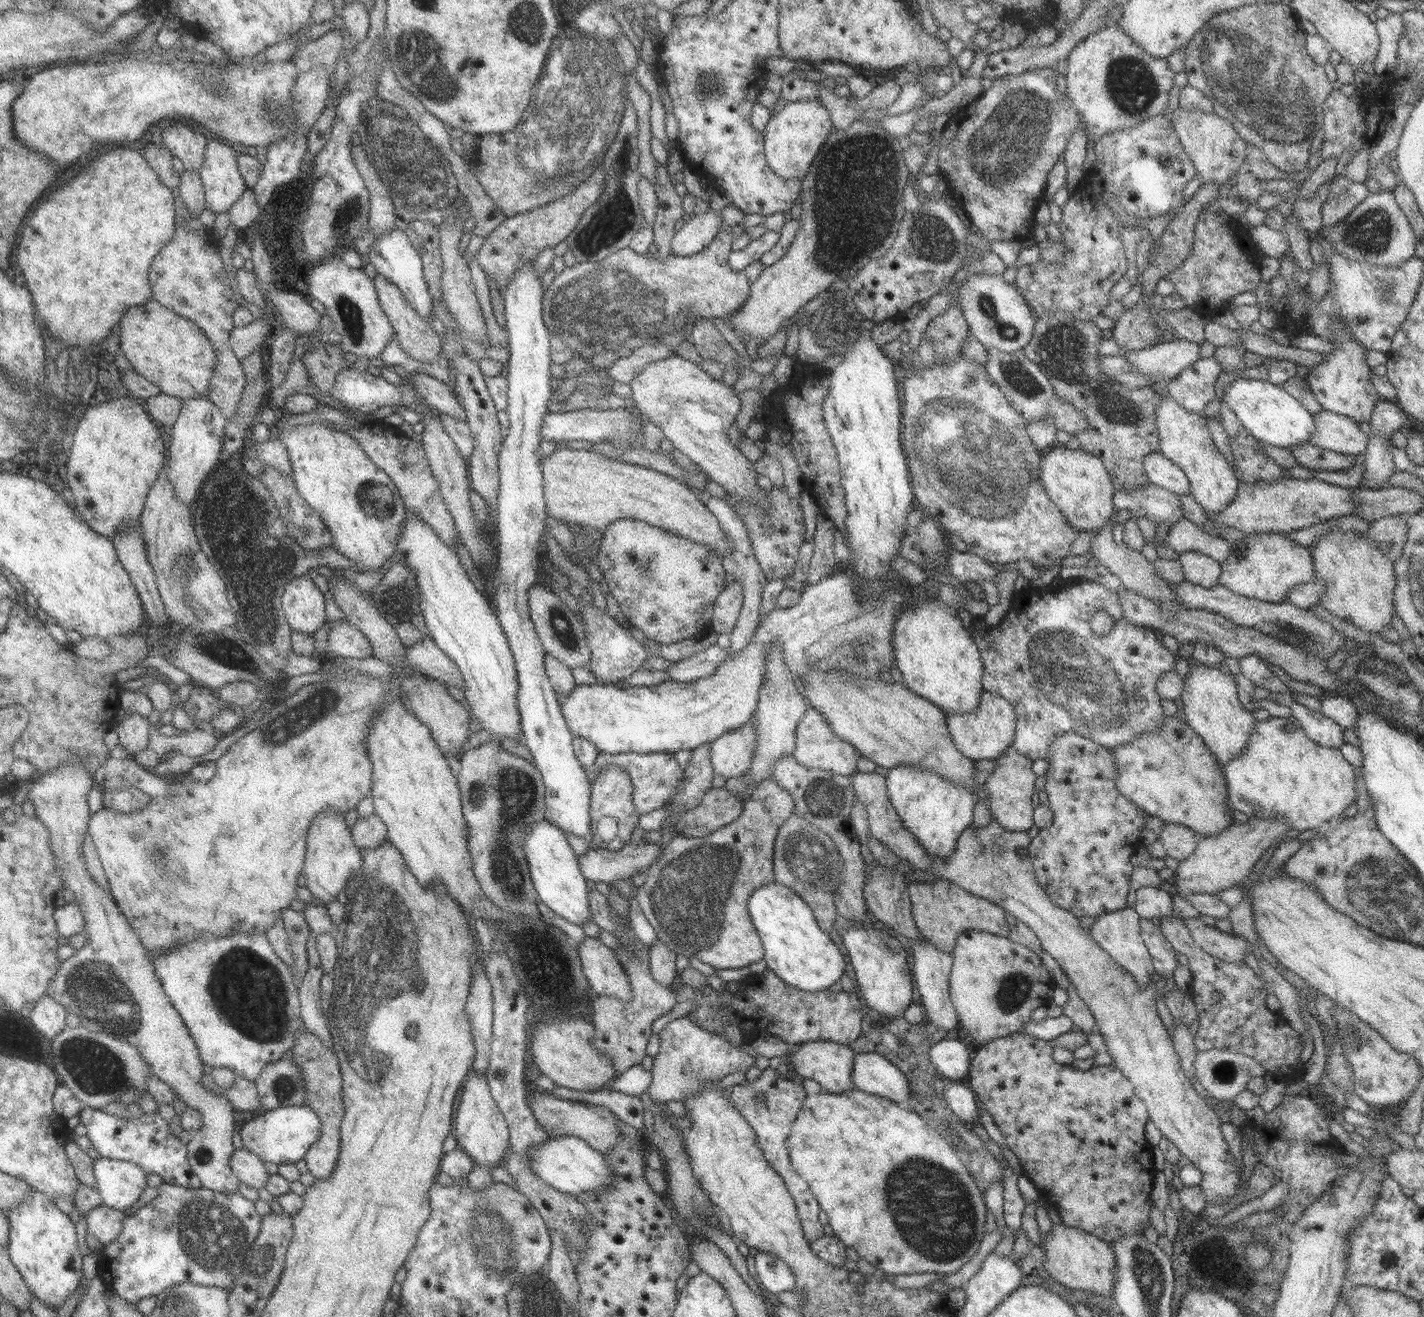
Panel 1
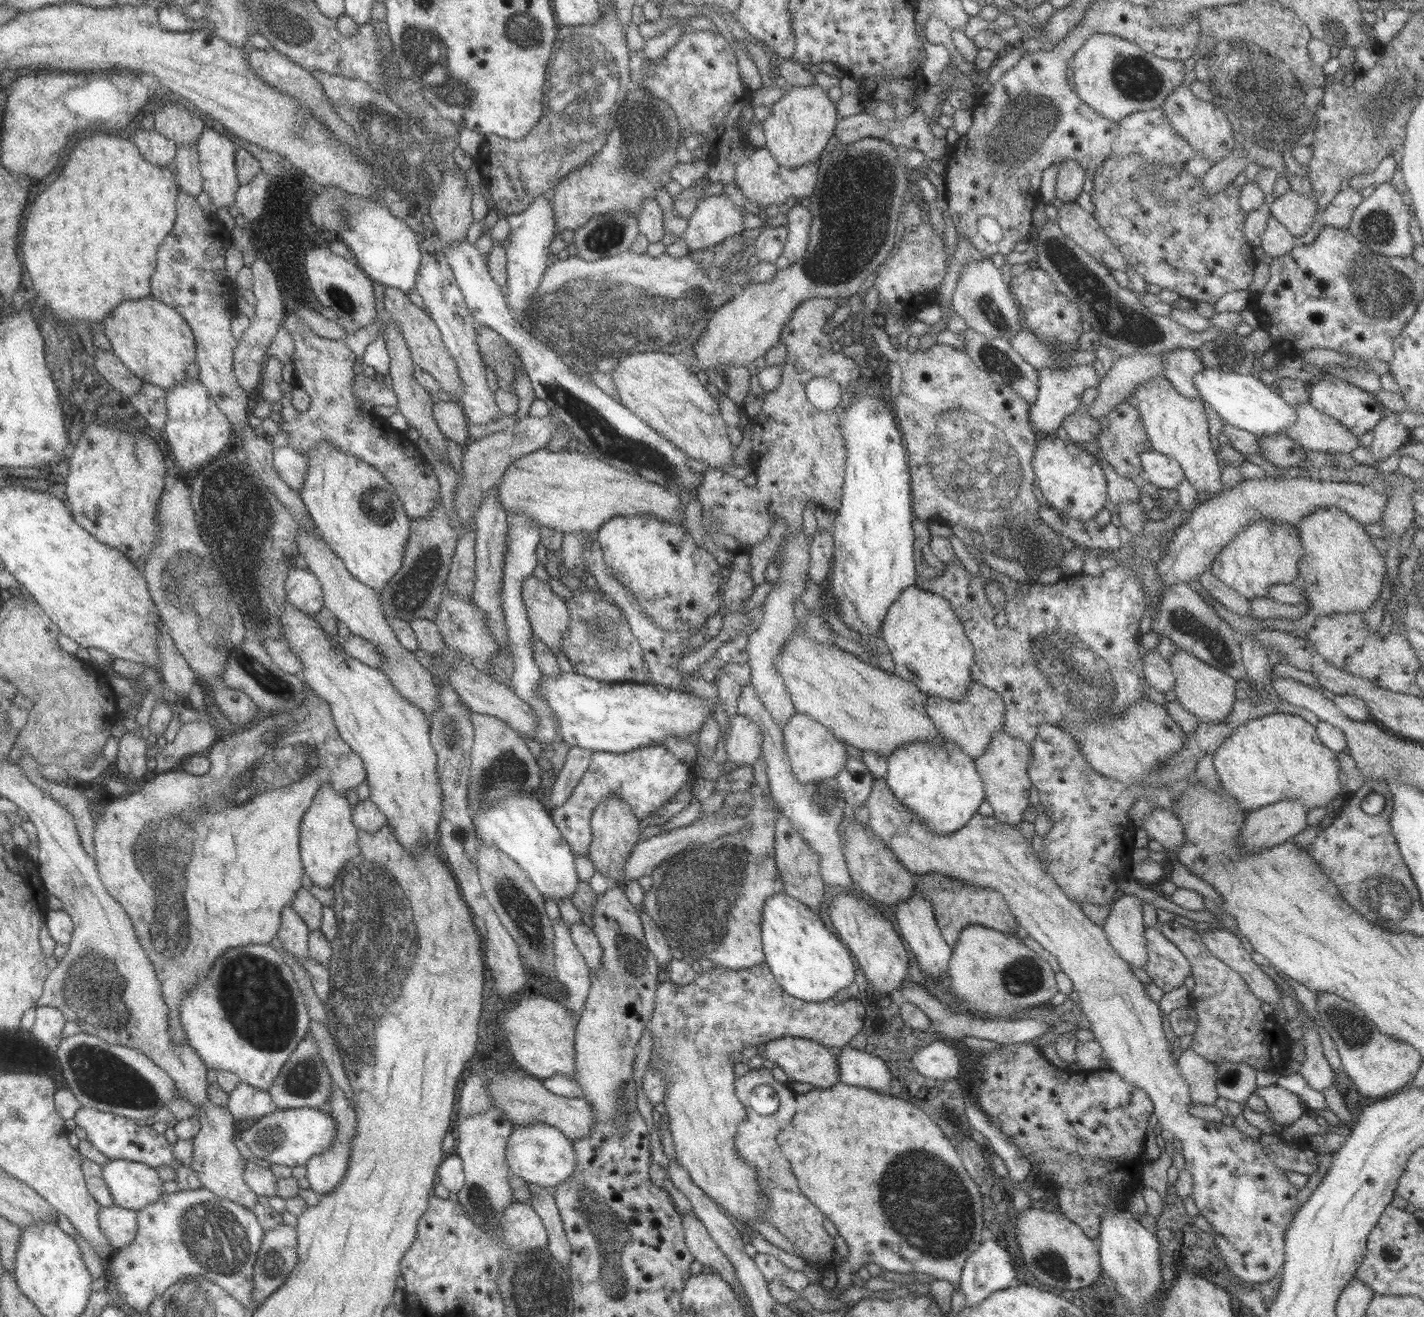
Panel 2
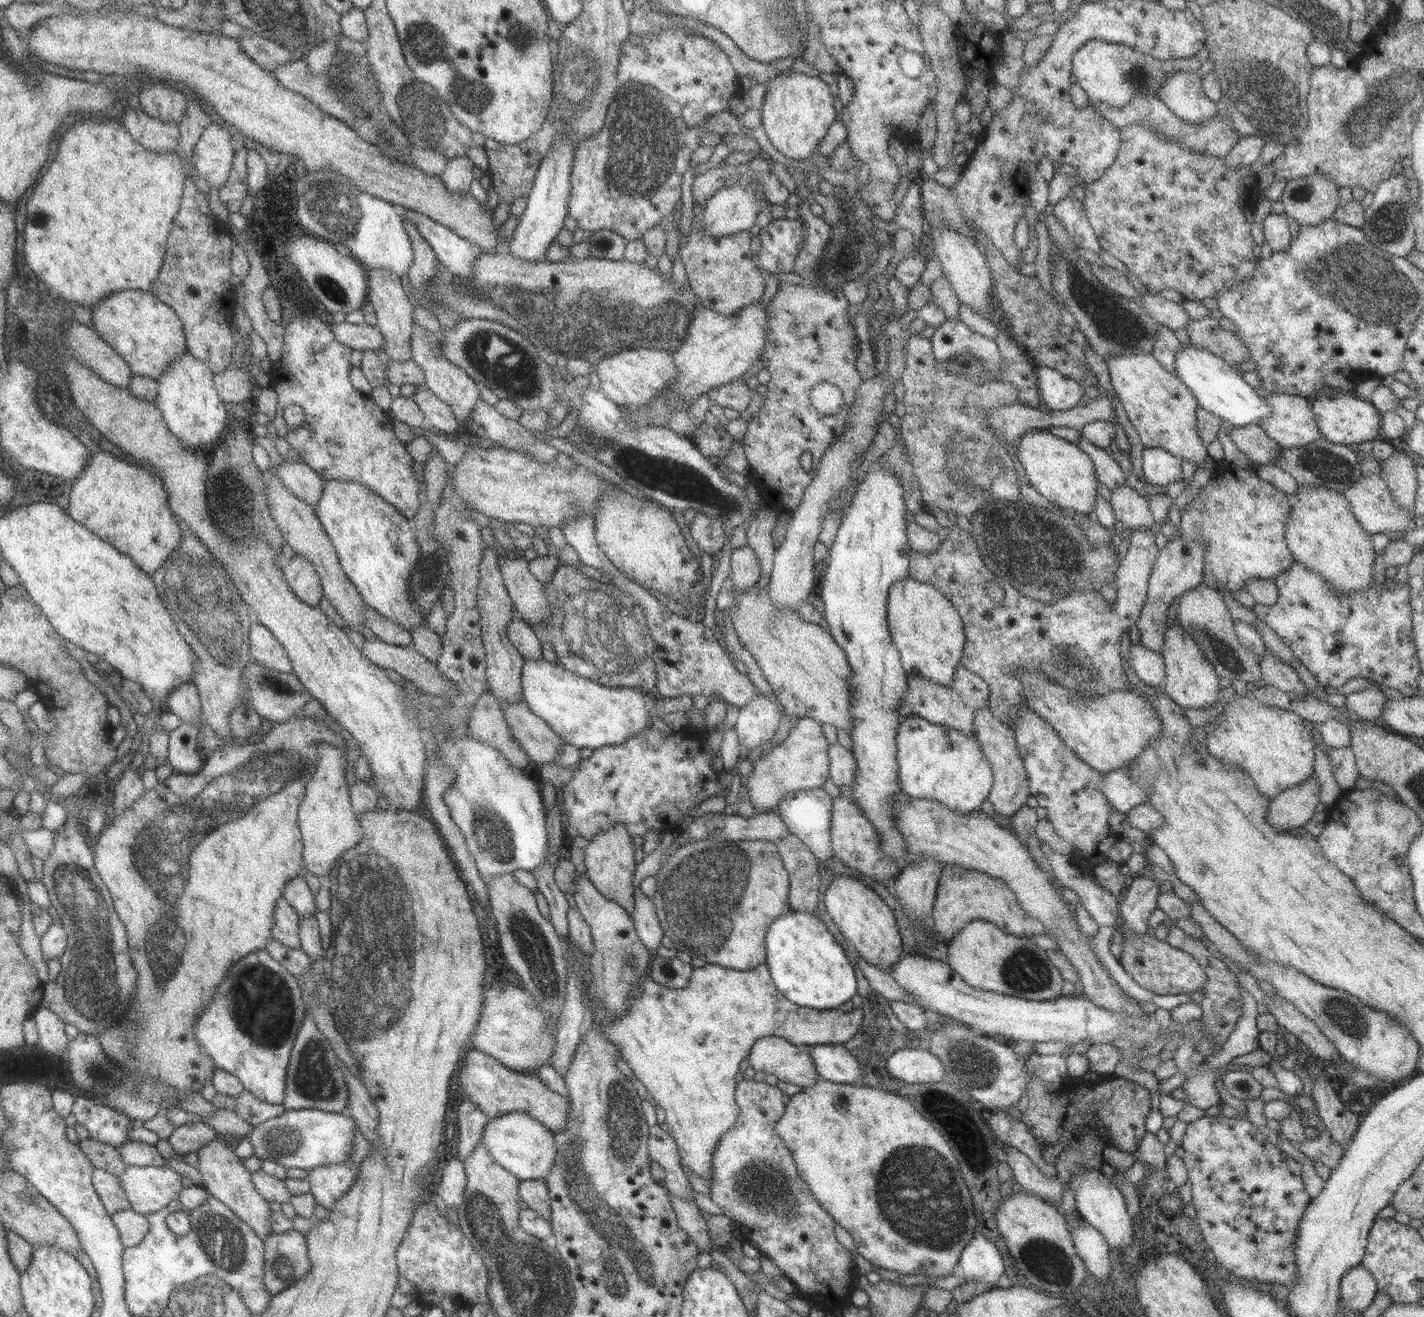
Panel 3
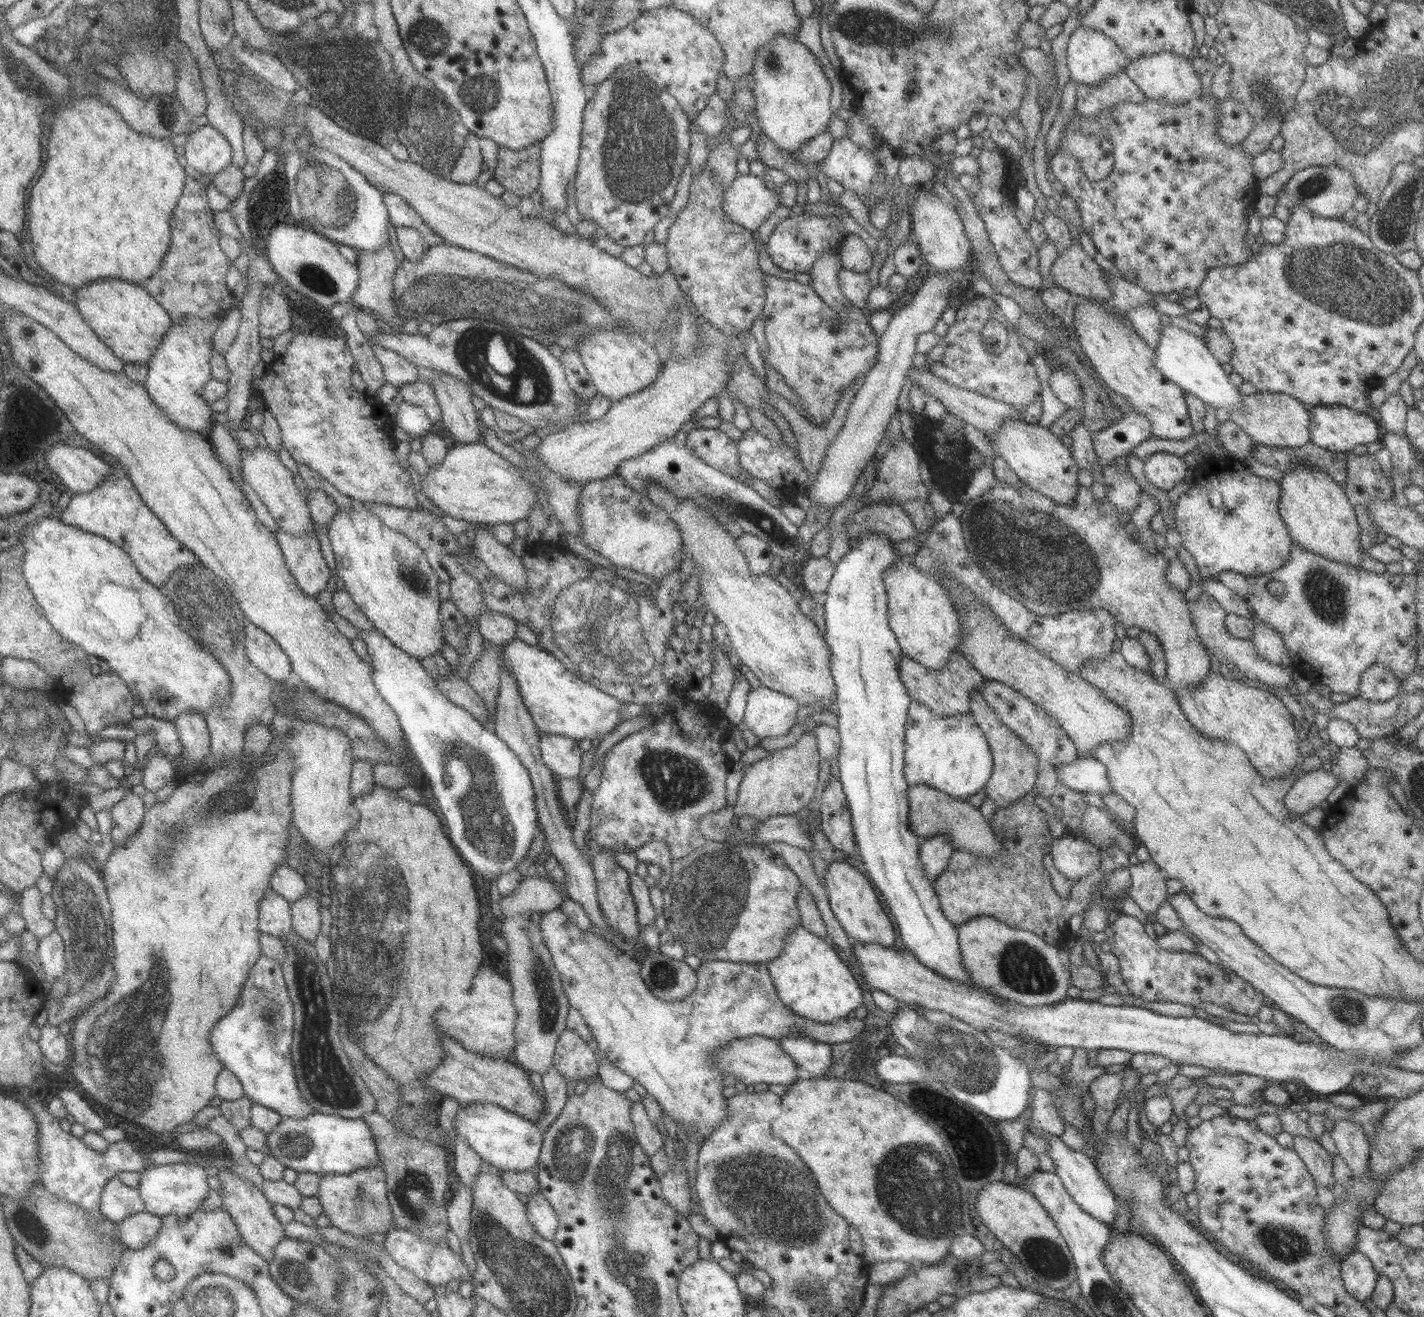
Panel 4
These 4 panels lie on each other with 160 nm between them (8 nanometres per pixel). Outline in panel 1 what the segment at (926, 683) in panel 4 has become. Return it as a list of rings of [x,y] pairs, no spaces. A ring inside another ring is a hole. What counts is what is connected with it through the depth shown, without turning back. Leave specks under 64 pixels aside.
[[[984,690],[978,706],[973,711],[965,713],[945,711],[945,714],[948,717],[948,731],[956,749],[974,762],[982,759],[996,760],[998,756],[1002,756],[1002,752],[1006,752],[1006,748],[1014,744],[1018,719],[1010,701],[999,694]]]

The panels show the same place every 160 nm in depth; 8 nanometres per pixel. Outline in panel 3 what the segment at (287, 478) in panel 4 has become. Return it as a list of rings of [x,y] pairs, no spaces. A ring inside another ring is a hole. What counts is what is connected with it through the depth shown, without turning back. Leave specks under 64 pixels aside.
[[[271,468],[269,473],[264,474],[264,483],[270,514],[276,522],[276,527],[296,554],[305,556],[314,564],[316,572],[321,578],[323,595],[330,600],[349,628],[357,628],[360,625],[365,625],[363,608],[366,607],[366,604],[363,602],[361,594],[359,594],[356,587],[350,582],[350,579],[342,570],[333,542],[326,534],[326,531],[324,531],[314,508],[306,504],[303,500],[300,500],[293,492],[290,492],[290,489],[277,475],[275,468]]]

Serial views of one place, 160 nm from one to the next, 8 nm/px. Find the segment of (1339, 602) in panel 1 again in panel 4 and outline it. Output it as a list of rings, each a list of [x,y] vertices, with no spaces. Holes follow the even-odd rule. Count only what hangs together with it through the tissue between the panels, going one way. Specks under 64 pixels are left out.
[[[1298,463],[1283,473],[1279,513],[1293,542],[1327,559],[1361,567],[1360,524],[1345,488],[1314,465]]]

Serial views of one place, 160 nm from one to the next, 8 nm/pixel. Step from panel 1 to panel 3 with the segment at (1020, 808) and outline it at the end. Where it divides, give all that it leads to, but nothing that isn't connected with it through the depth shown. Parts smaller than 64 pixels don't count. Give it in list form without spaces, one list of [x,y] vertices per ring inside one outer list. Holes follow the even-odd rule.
[[[989,707],[978,709],[975,714],[975,738],[982,746],[982,752],[993,770],[993,789],[987,800],[993,804],[996,813],[1011,817],[1018,809],[1027,805],[1028,797],[1031,796],[1024,760],[1020,756],[1013,730],[1002,724]]]

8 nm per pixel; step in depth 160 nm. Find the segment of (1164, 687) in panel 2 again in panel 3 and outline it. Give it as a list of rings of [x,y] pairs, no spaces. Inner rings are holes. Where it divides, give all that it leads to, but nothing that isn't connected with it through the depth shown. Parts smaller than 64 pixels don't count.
[[[1132,643],[1127,662],[1138,678],[1146,684],[1153,687],[1162,685],[1166,673],[1164,659],[1160,652],[1154,652],[1144,645]]]

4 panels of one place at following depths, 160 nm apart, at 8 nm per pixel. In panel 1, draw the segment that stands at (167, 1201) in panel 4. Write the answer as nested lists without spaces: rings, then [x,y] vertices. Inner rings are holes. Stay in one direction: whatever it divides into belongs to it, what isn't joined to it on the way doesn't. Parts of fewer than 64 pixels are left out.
[[[102,1157],[96,1161],[95,1169],[104,1205],[116,1210],[134,1208],[150,1186],[150,1173],[129,1160]]]

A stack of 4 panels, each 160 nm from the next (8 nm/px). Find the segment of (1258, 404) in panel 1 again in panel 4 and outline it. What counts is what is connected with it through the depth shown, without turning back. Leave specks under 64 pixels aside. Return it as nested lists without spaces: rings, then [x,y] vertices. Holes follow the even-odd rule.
[[[1164,326],[1155,346],[1153,365],[1170,383],[1176,384],[1182,391],[1190,392],[1214,409],[1225,408],[1228,412],[1237,409],[1242,402],[1242,394],[1224,372],[1222,364],[1210,352],[1202,338],[1176,326]]]

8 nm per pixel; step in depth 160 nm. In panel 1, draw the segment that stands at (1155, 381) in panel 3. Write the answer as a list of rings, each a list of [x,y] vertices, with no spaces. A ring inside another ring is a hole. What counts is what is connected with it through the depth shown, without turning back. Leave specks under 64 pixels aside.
[[[1158,390],[1160,400],[1157,402],[1157,417],[1156,424],[1158,429],[1158,438],[1160,445],[1160,452],[1169,458],[1174,464],[1177,464],[1185,475],[1189,478],[1190,493],[1195,498],[1195,501],[1202,506],[1206,514],[1219,513],[1230,501],[1237,495],[1239,480],[1235,475],[1234,470],[1226,461],[1226,458],[1218,447],[1212,441],[1212,435],[1208,424],[1206,423],[1206,416],[1204,414],[1196,414],[1178,404],[1172,395],[1169,395],[1165,390]]]

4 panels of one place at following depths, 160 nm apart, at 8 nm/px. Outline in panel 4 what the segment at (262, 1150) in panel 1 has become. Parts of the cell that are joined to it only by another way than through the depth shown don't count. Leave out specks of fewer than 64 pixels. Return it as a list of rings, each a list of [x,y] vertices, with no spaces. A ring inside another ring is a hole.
[[[316,1111],[308,1118],[284,1118],[276,1130],[268,1134],[266,1155],[272,1155],[285,1167],[298,1173],[350,1174],[361,1168],[381,1166],[373,1132],[363,1118],[346,1119]]]

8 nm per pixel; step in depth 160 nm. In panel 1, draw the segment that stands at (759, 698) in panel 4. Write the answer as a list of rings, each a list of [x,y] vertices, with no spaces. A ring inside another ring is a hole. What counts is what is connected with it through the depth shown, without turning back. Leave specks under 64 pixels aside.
[[[750,722],[714,740],[710,744],[710,762],[715,774],[724,780],[746,774],[754,761],[756,740],[758,736]]]

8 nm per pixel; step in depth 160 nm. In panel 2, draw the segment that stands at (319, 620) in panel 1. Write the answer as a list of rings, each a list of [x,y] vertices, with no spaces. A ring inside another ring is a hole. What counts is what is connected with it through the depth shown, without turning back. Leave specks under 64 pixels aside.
[[[294,567],[286,577],[285,591],[286,600],[311,617],[325,606],[321,582],[310,569]]]

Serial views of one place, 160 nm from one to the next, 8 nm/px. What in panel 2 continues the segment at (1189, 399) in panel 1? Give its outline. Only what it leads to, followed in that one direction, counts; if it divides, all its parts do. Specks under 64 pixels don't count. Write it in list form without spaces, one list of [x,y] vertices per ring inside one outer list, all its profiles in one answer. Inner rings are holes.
[[[1176,347],[1161,353],[1165,378],[1176,388],[1176,392],[1190,398],[1200,399],[1194,385],[1194,374],[1204,368],[1203,360],[1193,348]]]

